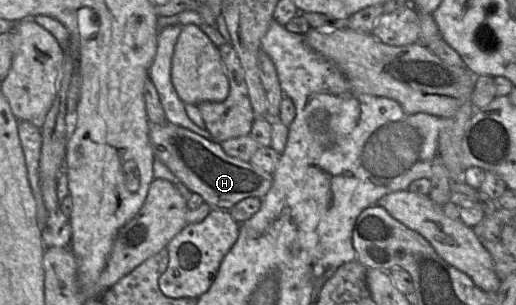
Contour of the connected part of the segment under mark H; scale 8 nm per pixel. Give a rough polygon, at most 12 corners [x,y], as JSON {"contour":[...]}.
{"contour":[[170,122],[154,156],[213,209],[262,199],[273,174]]}

